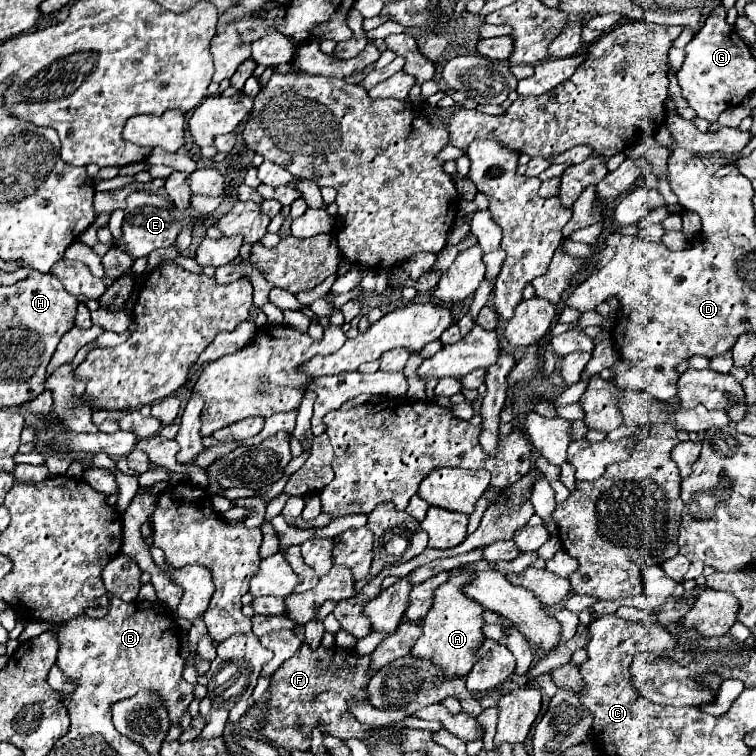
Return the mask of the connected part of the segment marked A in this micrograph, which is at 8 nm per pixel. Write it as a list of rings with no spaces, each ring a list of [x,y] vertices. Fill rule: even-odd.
[[[472,574],[450,576],[450,580],[434,592],[434,604],[424,618],[424,634],[412,648],[412,656],[430,658],[446,672],[446,676],[466,676],[472,670],[474,662],[478,662],[476,652],[478,646],[482,646],[484,642],[484,608],[472,598],[468,598],[462,590],[466,584],[470,584],[470,580]]]

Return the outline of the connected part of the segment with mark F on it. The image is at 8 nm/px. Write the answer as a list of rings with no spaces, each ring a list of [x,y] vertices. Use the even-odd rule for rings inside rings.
[[[320,646],[310,654],[300,652],[292,656],[274,672],[268,690],[252,704],[266,708],[266,716],[256,722],[260,724],[258,730],[264,734],[264,738],[288,752],[310,750],[308,738],[312,736],[314,728],[340,740],[380,738],[380,728],[362,726],[348,708],[350,700],[368,702],[368,682],[376,672],[370,668],[370,662],[370,654],[360,656],[356,650],[346,650],[338,646]]]

